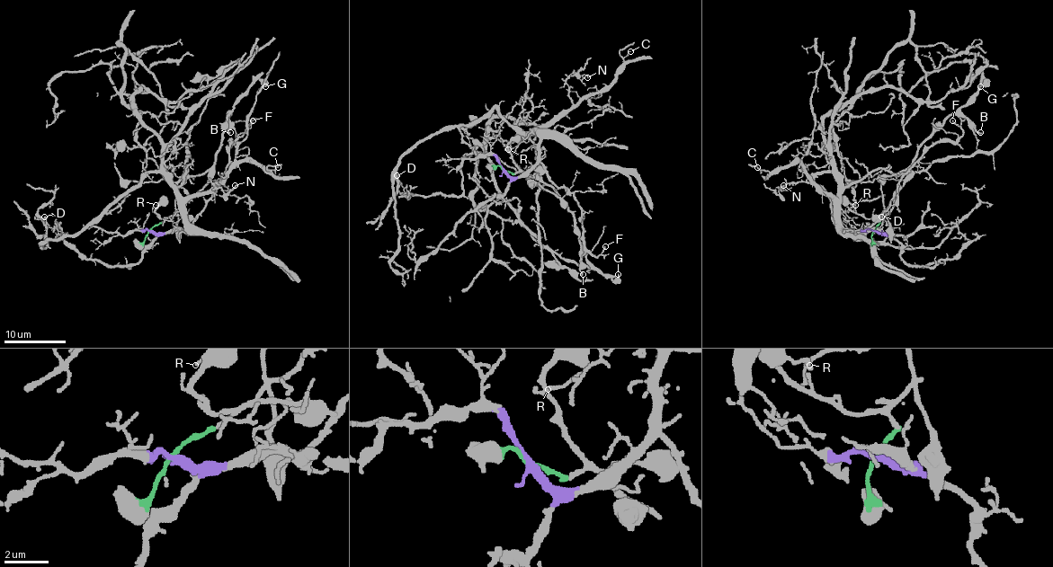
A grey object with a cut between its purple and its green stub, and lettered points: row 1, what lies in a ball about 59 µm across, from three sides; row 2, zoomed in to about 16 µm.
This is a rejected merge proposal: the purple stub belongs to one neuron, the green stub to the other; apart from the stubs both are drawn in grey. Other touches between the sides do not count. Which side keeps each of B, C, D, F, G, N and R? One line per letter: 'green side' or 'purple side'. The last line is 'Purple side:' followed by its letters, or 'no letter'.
B: green side
C: purple side
D: purple side
F: purple side
G: green side
N: purple side
R: green side
Purple side: C, D, F, N

